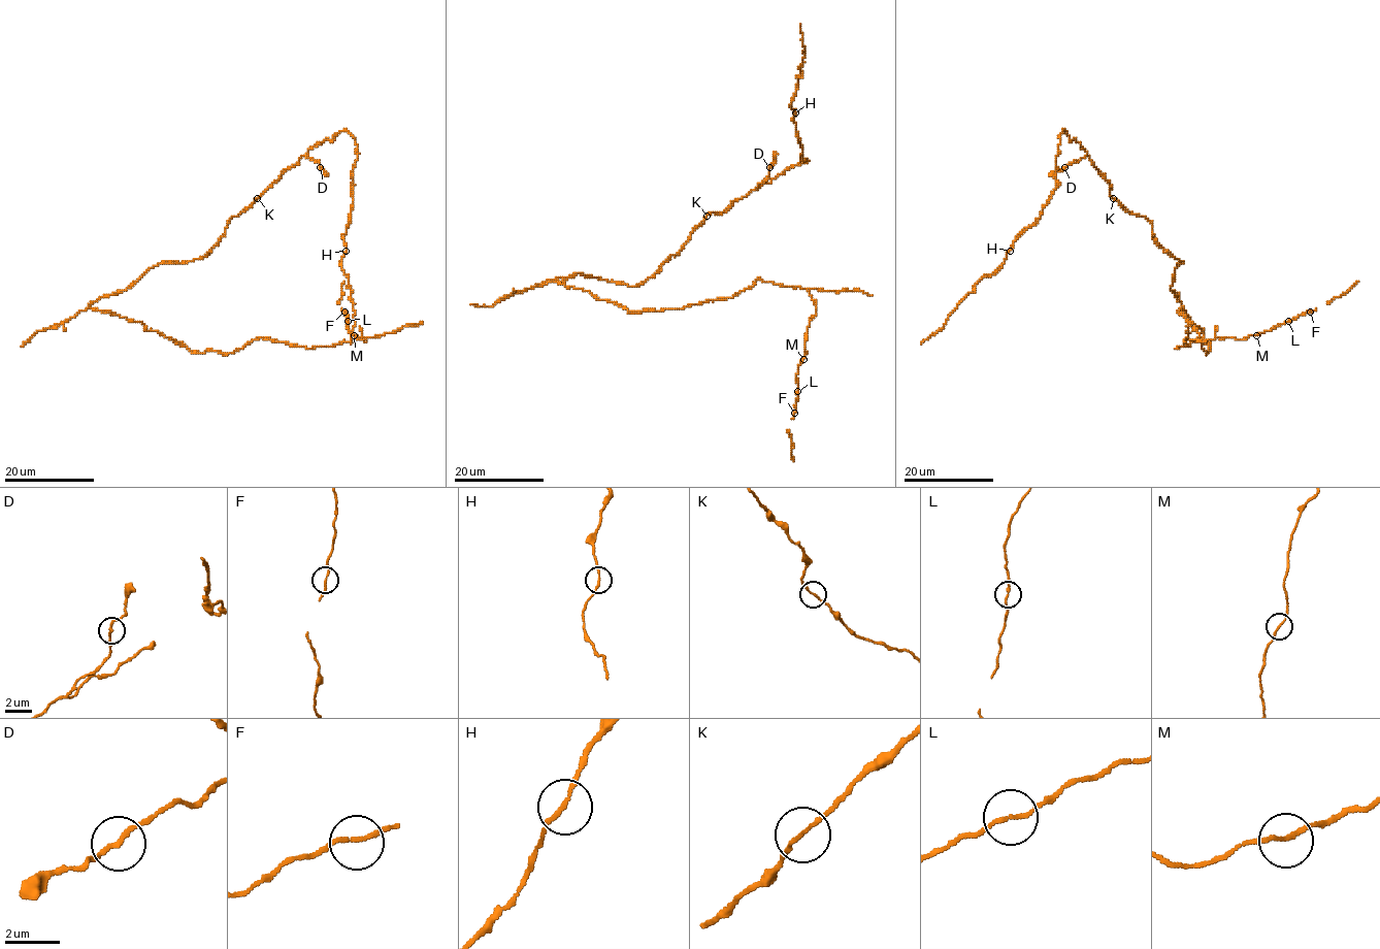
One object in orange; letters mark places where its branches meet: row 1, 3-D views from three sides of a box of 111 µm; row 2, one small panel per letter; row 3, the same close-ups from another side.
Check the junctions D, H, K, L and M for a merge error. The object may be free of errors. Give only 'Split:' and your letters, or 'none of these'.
Split: none of these

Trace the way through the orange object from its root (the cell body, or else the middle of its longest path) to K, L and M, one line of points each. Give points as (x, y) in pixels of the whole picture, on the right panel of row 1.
K: (1174, 273), (1179, 263), (1184, 263), (1156, 242), (1151, 224), (1145, 217), (1128, 213), (1113, 198)
L: (1174, 273), (1177, 311), (1209, 352), (1197, 336), (1176, 348), (1243, 340), (1288, 321)
M: (1174, 273), (1171, 289), (1183, 306), (1177, 311), (1209, 352), (1197, 336), (1176, 348), (1186, 340), (1256, 335)

